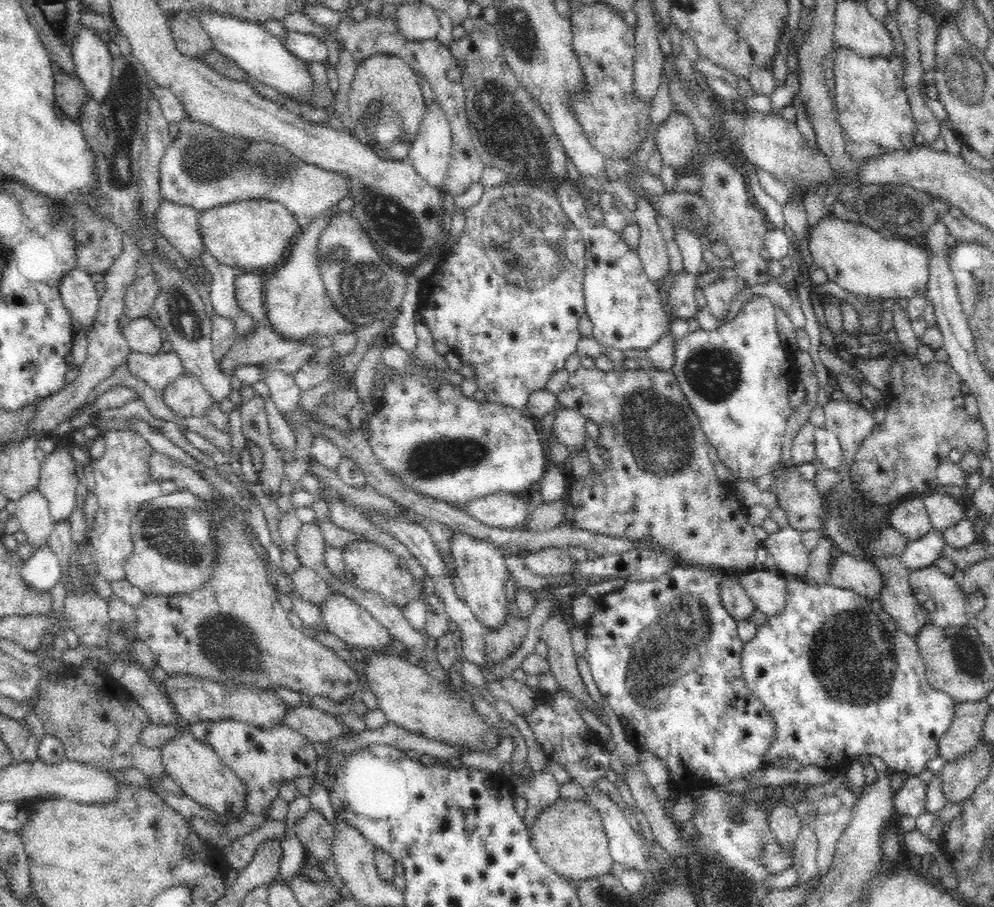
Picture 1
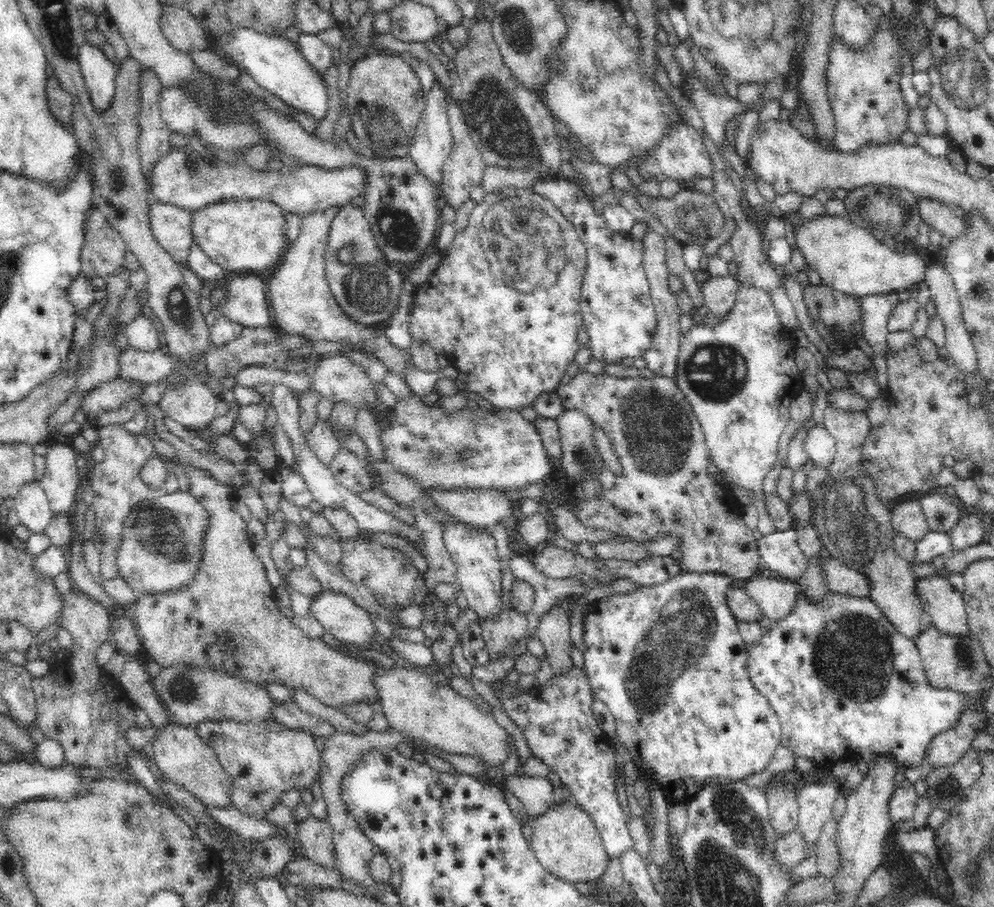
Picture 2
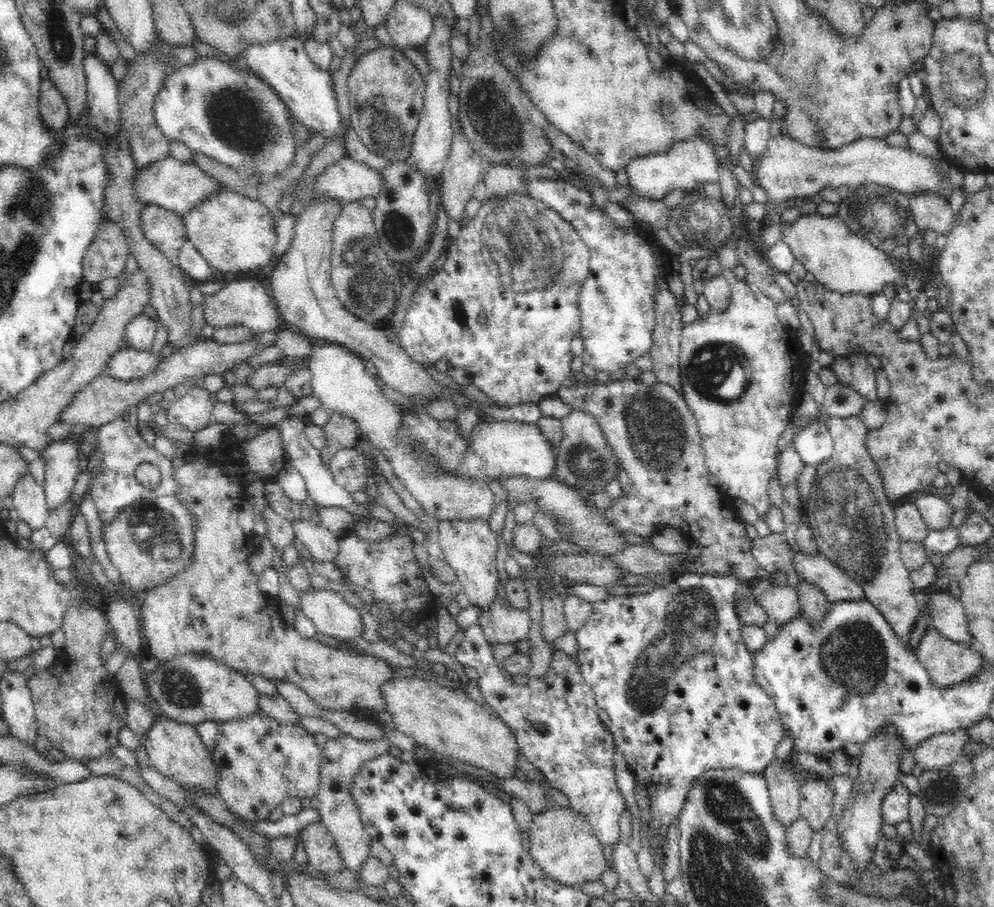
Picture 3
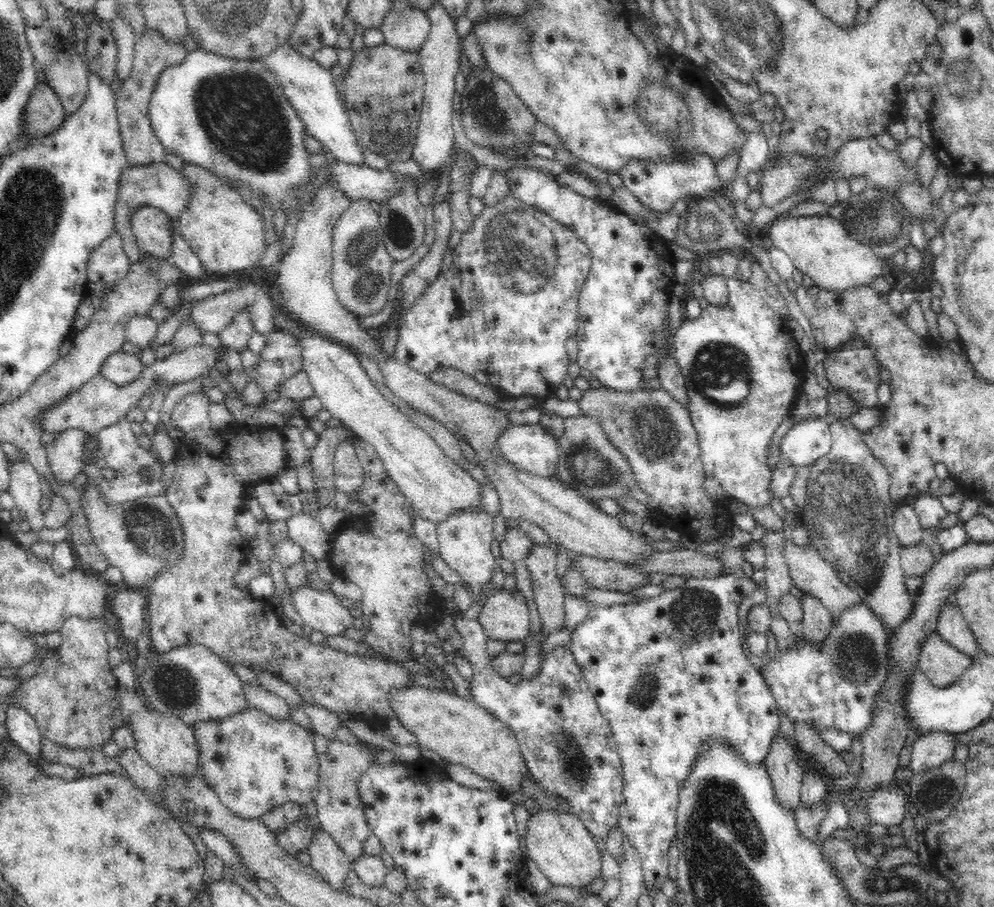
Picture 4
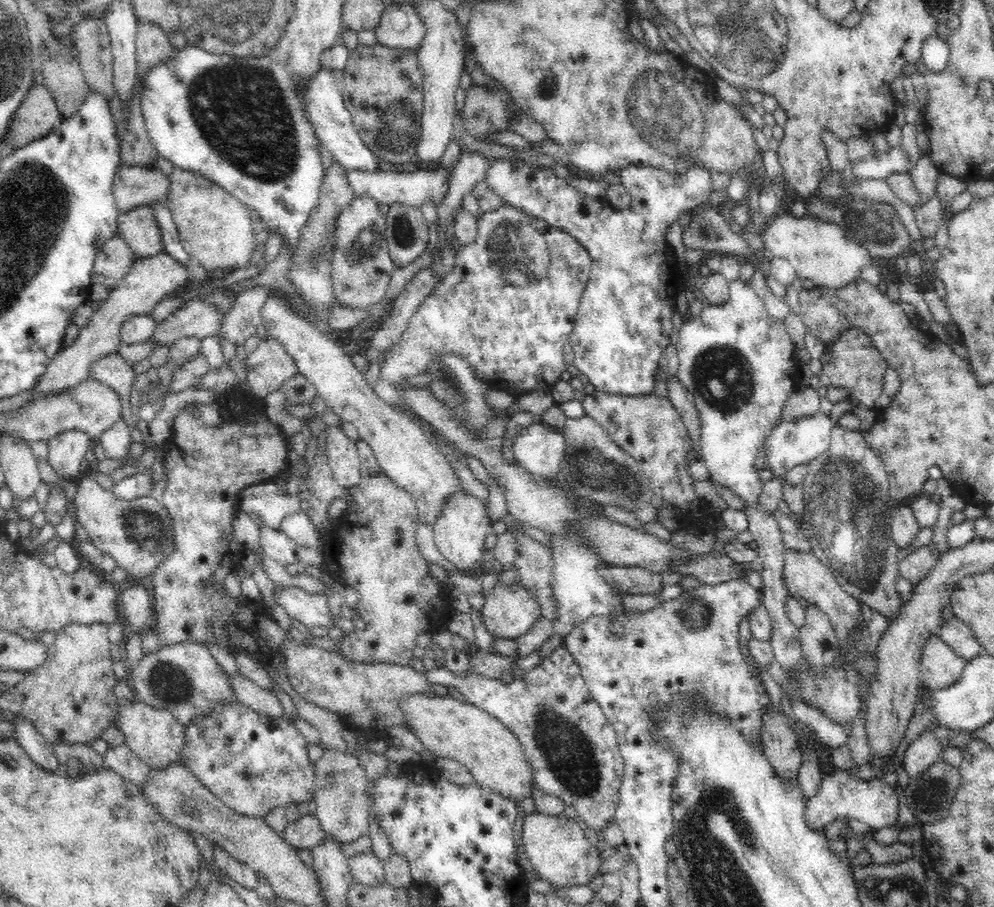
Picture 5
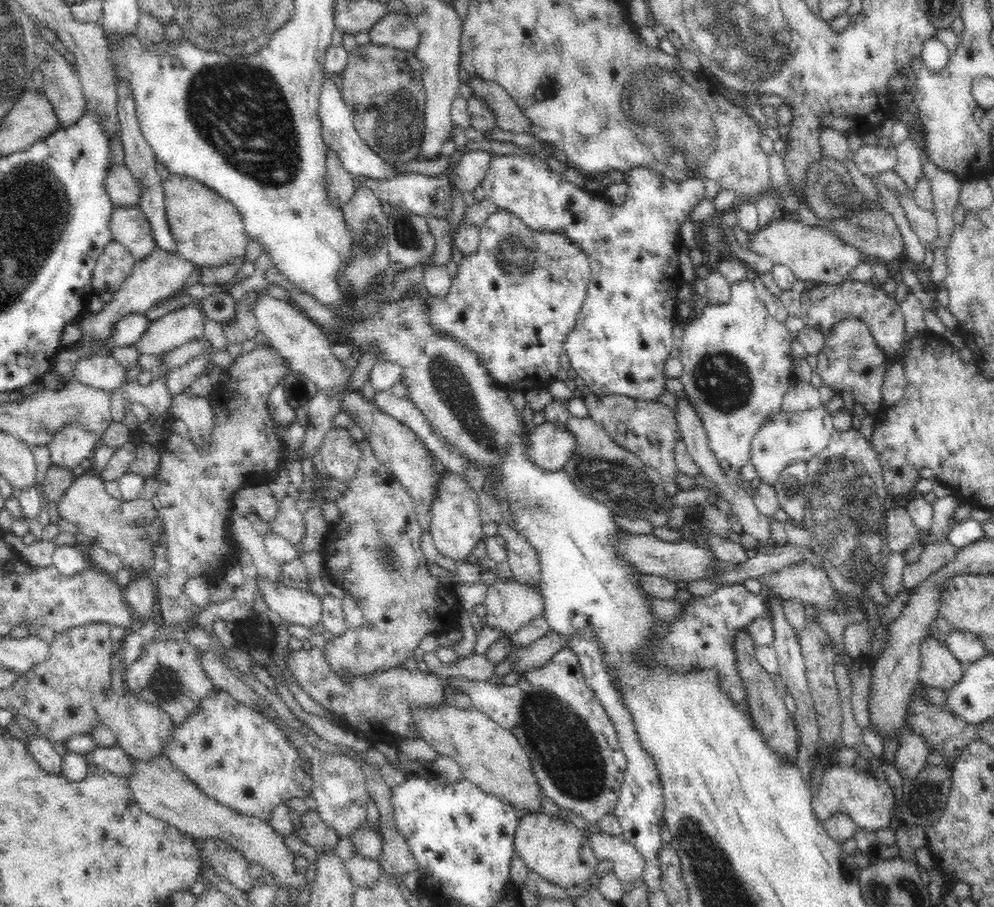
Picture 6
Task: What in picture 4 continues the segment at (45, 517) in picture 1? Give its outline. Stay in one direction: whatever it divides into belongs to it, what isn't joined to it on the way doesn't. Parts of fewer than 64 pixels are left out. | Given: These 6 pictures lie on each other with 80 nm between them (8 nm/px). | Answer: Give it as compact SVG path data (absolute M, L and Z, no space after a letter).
M12 457L10 482L7 490L14 497L14 504L27 519L32 532L45 527L44 511L41 510L42 492L40 491L39 472L28 459Z

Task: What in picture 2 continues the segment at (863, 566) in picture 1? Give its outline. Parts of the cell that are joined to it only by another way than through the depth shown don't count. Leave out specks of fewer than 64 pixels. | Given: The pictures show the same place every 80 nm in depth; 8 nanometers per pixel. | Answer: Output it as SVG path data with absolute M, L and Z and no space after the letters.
M827 558L821 564L821 571L825 574L830 591L836 594L856 595L866 598L871 592L871 583L868 582L867 574L859 567L851 566L840 558Z

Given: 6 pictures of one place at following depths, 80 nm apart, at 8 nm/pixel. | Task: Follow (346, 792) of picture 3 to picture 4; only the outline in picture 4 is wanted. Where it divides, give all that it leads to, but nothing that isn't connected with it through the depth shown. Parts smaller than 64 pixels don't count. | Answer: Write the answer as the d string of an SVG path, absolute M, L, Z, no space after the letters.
M334 740L333 743L329 743L326 749L325 753L319 754L319 782L318 782L318 790L315 797L315 803L317 806L317 816L318 816L318 824L320 824L320 828L324 831L330 834L332 838L337 842L338 845L340 845L340 850L345 854L346 857L348 857L348 861L350 861L350 864L352 864L356 859L359 859L362 855L364 855L364 849L362 849L362 845L368 838L369 833L369 826L366 822L366 816L364 814L364 803L362 803L362 800L360 798L360 794L358 794L358 786L360 783L360 780L362 779L362 776L365 776L365 771L368 770L368 766L370 766L372 759L374 758L376 751L372 751L370 749L370 745L368 744L369 750L365 749L364 747L360 748L358 745L354 745L352 743L348 743L347 741L338 741Z

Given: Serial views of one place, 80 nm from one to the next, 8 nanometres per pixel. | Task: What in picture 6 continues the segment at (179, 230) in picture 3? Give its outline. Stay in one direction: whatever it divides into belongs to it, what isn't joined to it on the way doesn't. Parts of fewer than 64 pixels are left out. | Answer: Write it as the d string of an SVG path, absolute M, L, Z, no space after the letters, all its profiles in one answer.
M115 207L112 210L111 220L112 241L120 243L138 261L152 254L158 248L156 240L152 237L152 226L144 217L144 212L137 207Z

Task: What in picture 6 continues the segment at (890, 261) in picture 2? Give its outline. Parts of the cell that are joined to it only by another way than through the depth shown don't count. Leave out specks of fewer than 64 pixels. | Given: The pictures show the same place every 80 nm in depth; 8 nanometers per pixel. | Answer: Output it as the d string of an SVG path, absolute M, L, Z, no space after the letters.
M780 216L749 236L750 252L766 256L773 264L783 264L798 280L812 280L816 285L839 285L848 280L848 272L856 268L862 254L856 247L840 240L836 232L824 231L824 228L808 226L800 221L785 220Z

